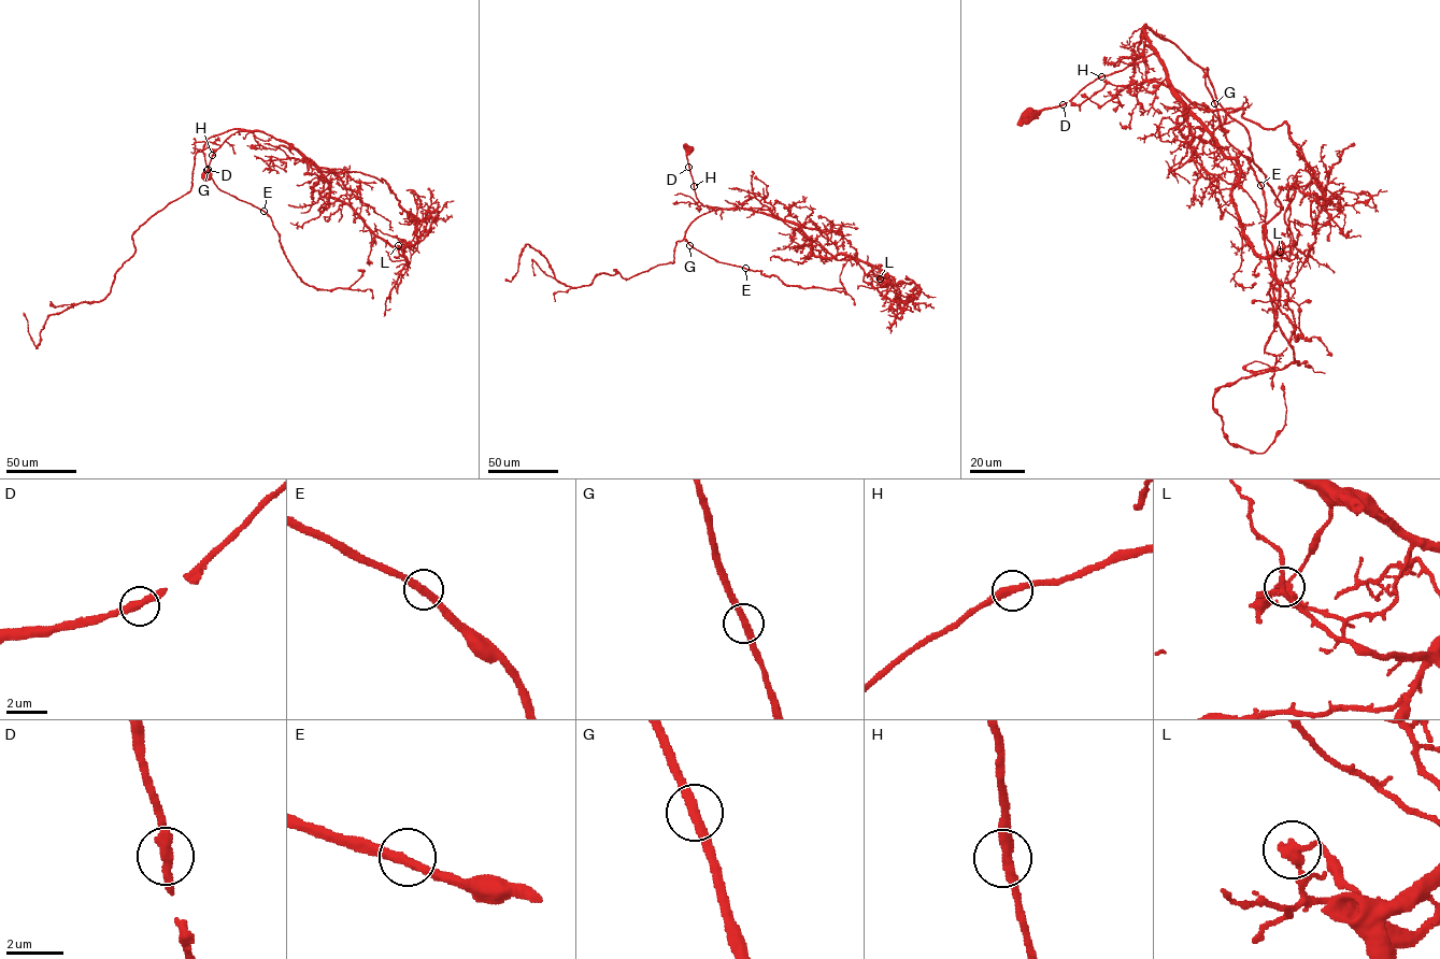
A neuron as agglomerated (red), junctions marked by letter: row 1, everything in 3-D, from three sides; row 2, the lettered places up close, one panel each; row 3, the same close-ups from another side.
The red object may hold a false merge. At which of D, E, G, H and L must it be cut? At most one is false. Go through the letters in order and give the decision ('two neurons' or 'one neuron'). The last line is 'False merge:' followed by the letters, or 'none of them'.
D: one neuron
E: one neuron
G: one neuron
H: one neuron
L: two neurons
False merge: L

